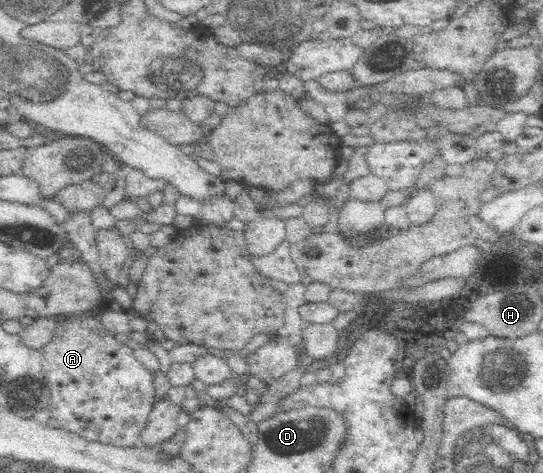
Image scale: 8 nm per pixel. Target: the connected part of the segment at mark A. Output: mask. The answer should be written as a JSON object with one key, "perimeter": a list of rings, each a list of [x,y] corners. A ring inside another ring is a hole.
{"perimeter":[[[94,314],[68,316],[66,322],[56,322],[56,324],[57,326],[52,340],[50,340],[50,342],[40,350],[43,371],[45,372],[45,378],[47,379],[50,388],[49,403],[46,407],[48,411],[50,411],[52,419],[55,419],[63,429],[74,432],[90,442],[108,443],[117,447],[132,447],[138,445],[148,415],[152,410],[153,404],[158,399],[154,393],[154,375],[152,375],[152,371],[146,369],[146,367],[144,367],[144,365],[134,357],[134,350],[132,348],[128,347],[126,343],[118,341],[115,338],[114,333],[104,329],[102,322],[100,322],[98,317]]]}

